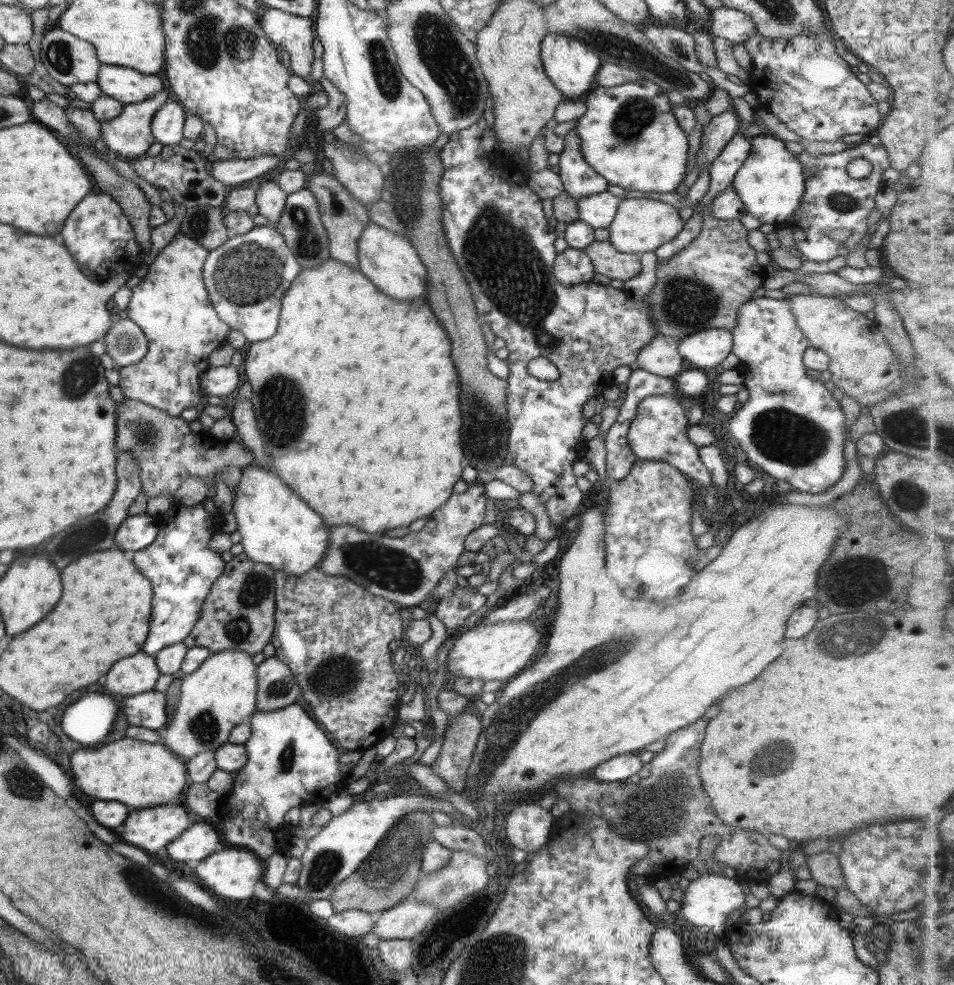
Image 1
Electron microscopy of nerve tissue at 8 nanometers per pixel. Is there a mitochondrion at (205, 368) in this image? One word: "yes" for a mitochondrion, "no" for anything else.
no

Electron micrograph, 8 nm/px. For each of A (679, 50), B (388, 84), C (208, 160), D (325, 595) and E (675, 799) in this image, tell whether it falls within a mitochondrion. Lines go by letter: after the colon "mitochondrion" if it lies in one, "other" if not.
A: mitochondrion
B: mitochondrion
C: other
D: other
E: mitochondrion

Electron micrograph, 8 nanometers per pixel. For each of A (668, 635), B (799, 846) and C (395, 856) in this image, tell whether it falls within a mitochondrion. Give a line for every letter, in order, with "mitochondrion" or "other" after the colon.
A: mitochondrion
B: other
C: mitochondrion

